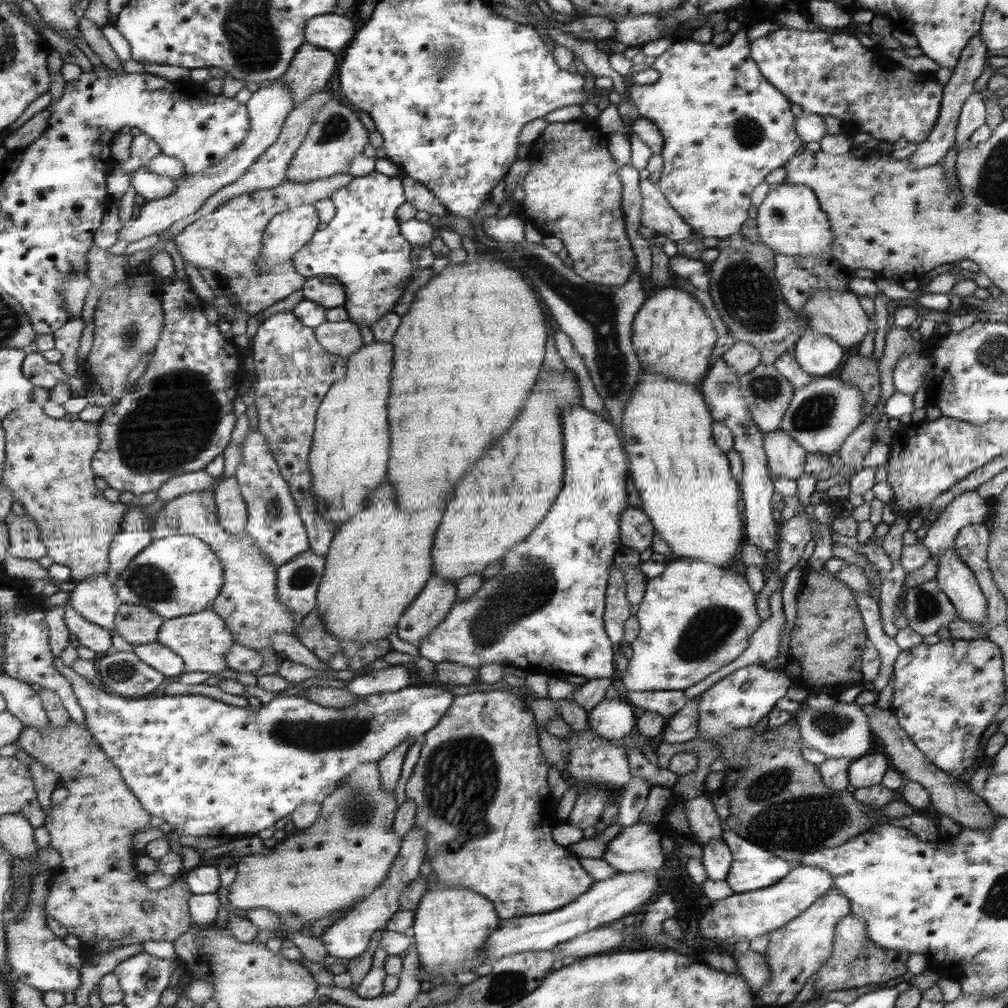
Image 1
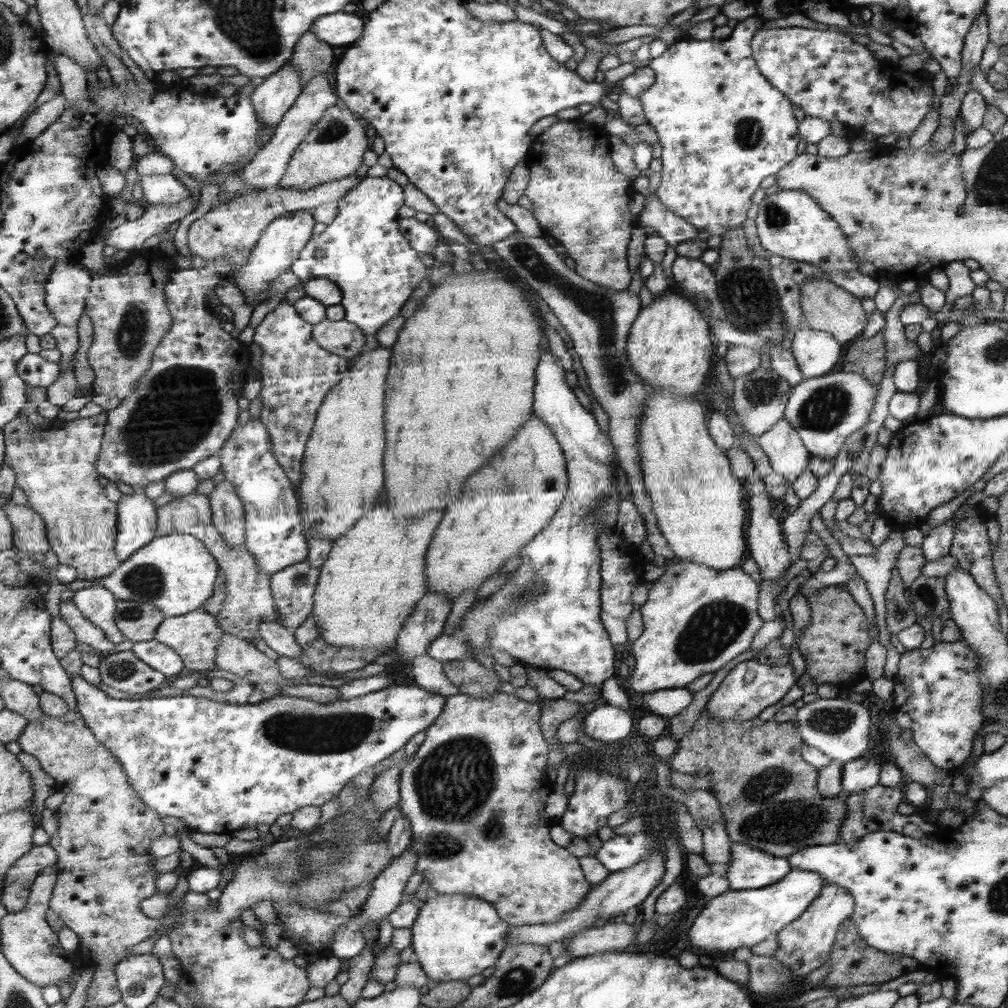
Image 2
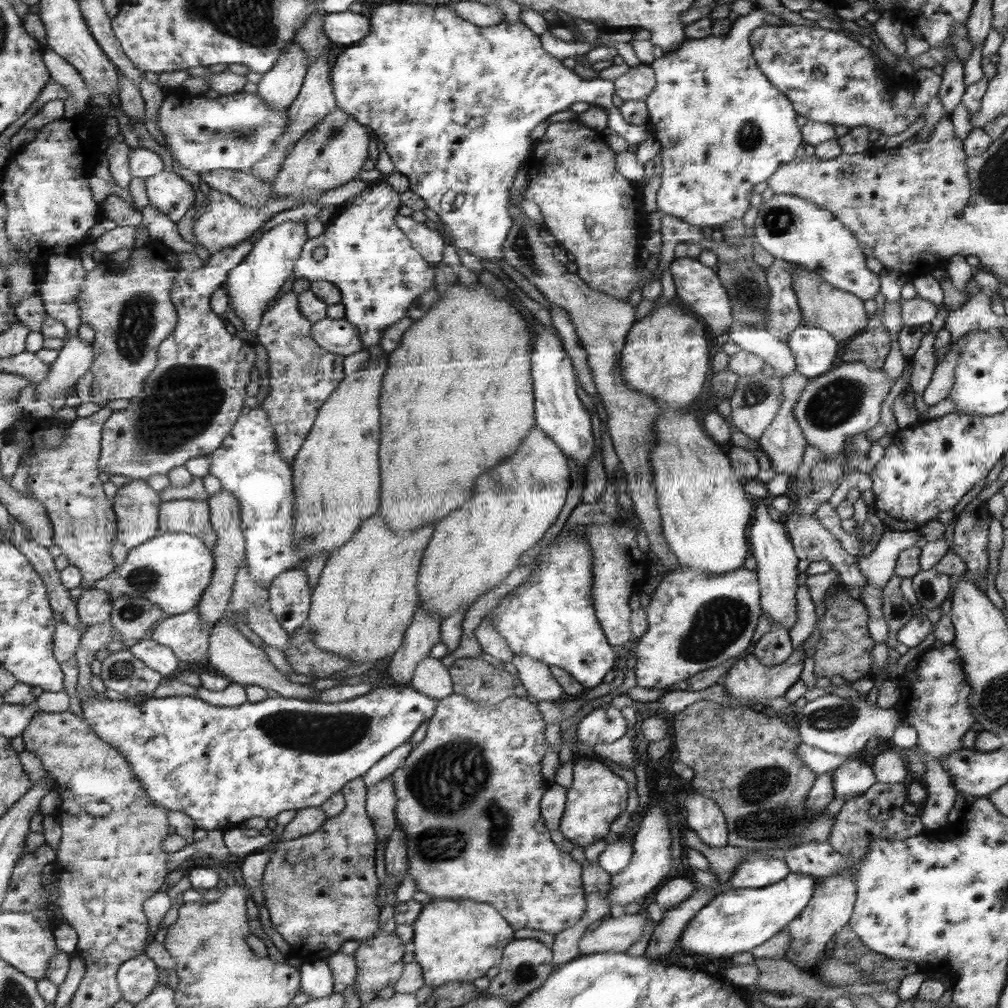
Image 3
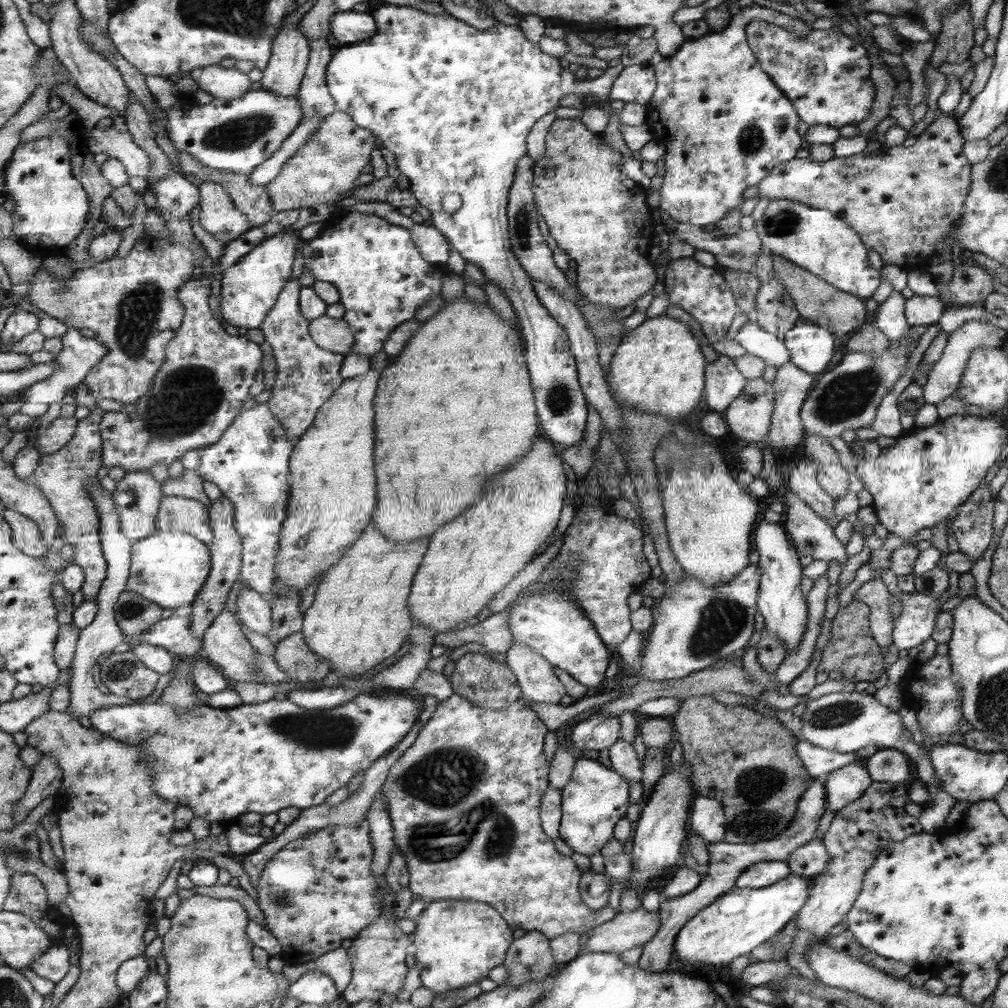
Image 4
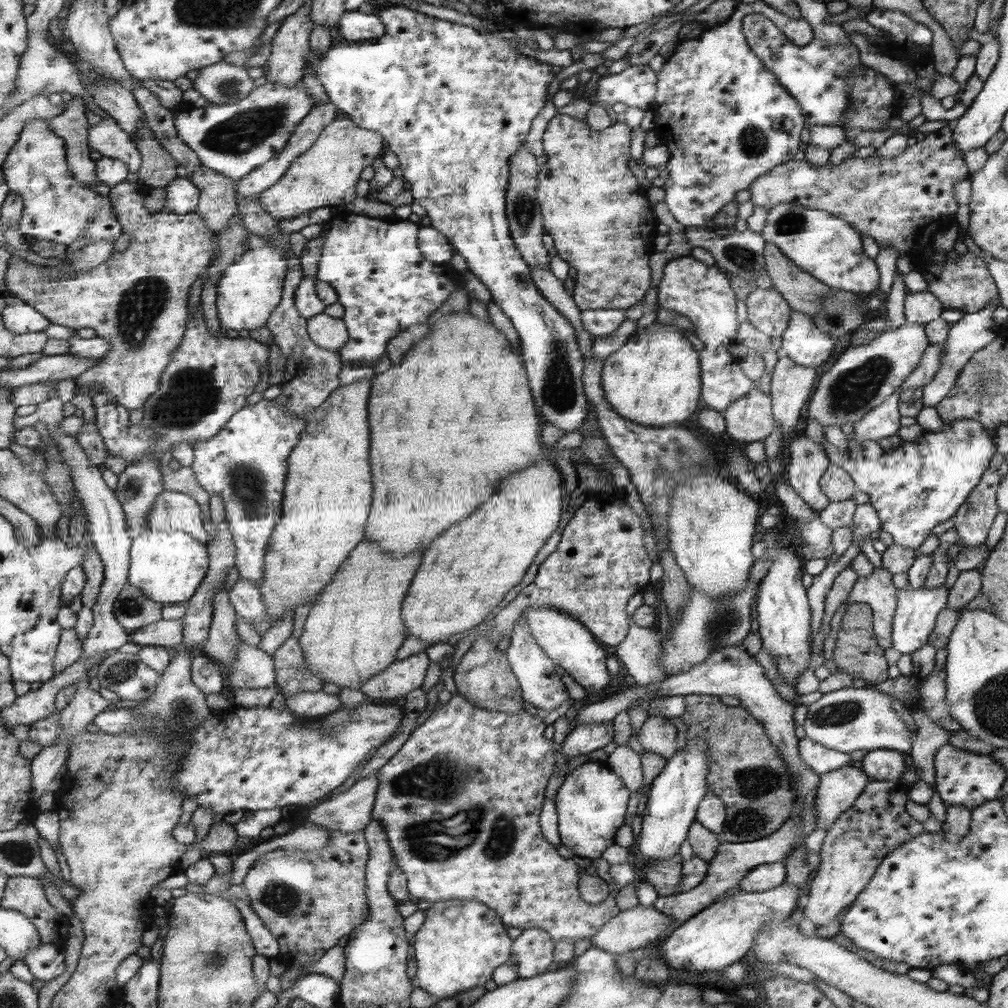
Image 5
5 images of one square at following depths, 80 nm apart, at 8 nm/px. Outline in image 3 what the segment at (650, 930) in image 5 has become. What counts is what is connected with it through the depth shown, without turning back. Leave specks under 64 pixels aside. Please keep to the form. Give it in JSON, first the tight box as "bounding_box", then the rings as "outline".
{"bounding_box":[578,912,644,954],"outline":[[[640,912],[603,921],[592,931],[582,934],[578,942],[578,954],[625,953],[643,934],[644,915],[644,912]]]}

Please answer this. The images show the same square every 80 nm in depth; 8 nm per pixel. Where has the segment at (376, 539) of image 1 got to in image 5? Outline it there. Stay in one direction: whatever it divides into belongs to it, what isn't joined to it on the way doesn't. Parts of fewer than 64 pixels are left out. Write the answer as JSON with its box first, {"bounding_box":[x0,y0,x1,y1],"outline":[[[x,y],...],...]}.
{"bounding_box":[299,540,421,691],"outline":[[[363,540],[358,546],[341,565],[334,582],[314,601],[311,614],[305,621],[304,631],[299,637],[308,667],[324,682],[335,684],[338,691],[343,688],[362,690],[363,683],[368,678],[383,672],[390,663],[395,662],[395,652],[407,636],[401,619],[403,596],[407,594],[409,582],[421,562],[419,552],[403,558],[385,558],[385,554],[379,552],[378,546],[370,540]]]}

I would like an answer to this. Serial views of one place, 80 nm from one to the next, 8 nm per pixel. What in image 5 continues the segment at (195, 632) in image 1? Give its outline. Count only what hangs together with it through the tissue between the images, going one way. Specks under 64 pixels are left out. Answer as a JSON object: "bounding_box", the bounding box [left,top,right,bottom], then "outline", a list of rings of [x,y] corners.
{"bounding_box":[130,620,184,651],"outline":[[[165,620],[148,624],[146,627],[130,632],[131,642],[141,646],[165,647],[175,651],[183,644],[184,622]]]}

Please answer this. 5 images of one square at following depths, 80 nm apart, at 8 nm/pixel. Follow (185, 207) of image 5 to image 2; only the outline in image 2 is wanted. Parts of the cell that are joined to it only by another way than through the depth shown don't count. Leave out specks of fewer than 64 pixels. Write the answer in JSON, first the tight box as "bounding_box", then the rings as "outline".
{"bounding_box":[139,173,191,204],"outline":[[[171,173],[164,175],[139,176],[143,196],[152,204],[175,204],[183,202],[191,192]]]}

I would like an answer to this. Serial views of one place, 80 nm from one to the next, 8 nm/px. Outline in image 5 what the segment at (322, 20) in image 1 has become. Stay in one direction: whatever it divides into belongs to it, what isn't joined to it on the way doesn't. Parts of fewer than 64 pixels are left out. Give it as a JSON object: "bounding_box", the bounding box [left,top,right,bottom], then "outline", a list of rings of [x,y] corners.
{"bounding_box":[339,11,386,41],"outline":[[[347,11],[340,20],[339,32],[347,41],[367,41],[382,38],[386,28],[377,15]]]}

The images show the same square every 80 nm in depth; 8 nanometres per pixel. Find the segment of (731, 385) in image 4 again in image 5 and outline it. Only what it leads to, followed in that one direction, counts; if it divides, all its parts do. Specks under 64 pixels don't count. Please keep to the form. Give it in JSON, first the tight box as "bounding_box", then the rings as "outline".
{"bounding_box":[656,254,753,412],"outline":[[[689,254],[669,260],[662,269],[661,282],[656,286],[658,308],[685,317],[693,325],[691,332],[703,343],[703,350],[699,351],[701,395],[707,406],[720,412],[753,388],[751,379],[735,366],[733,356],[727,352],[738,336],[737,296],[733,296],[734,290],[729,288],[729,282],[715,264],[701,264]]]}

